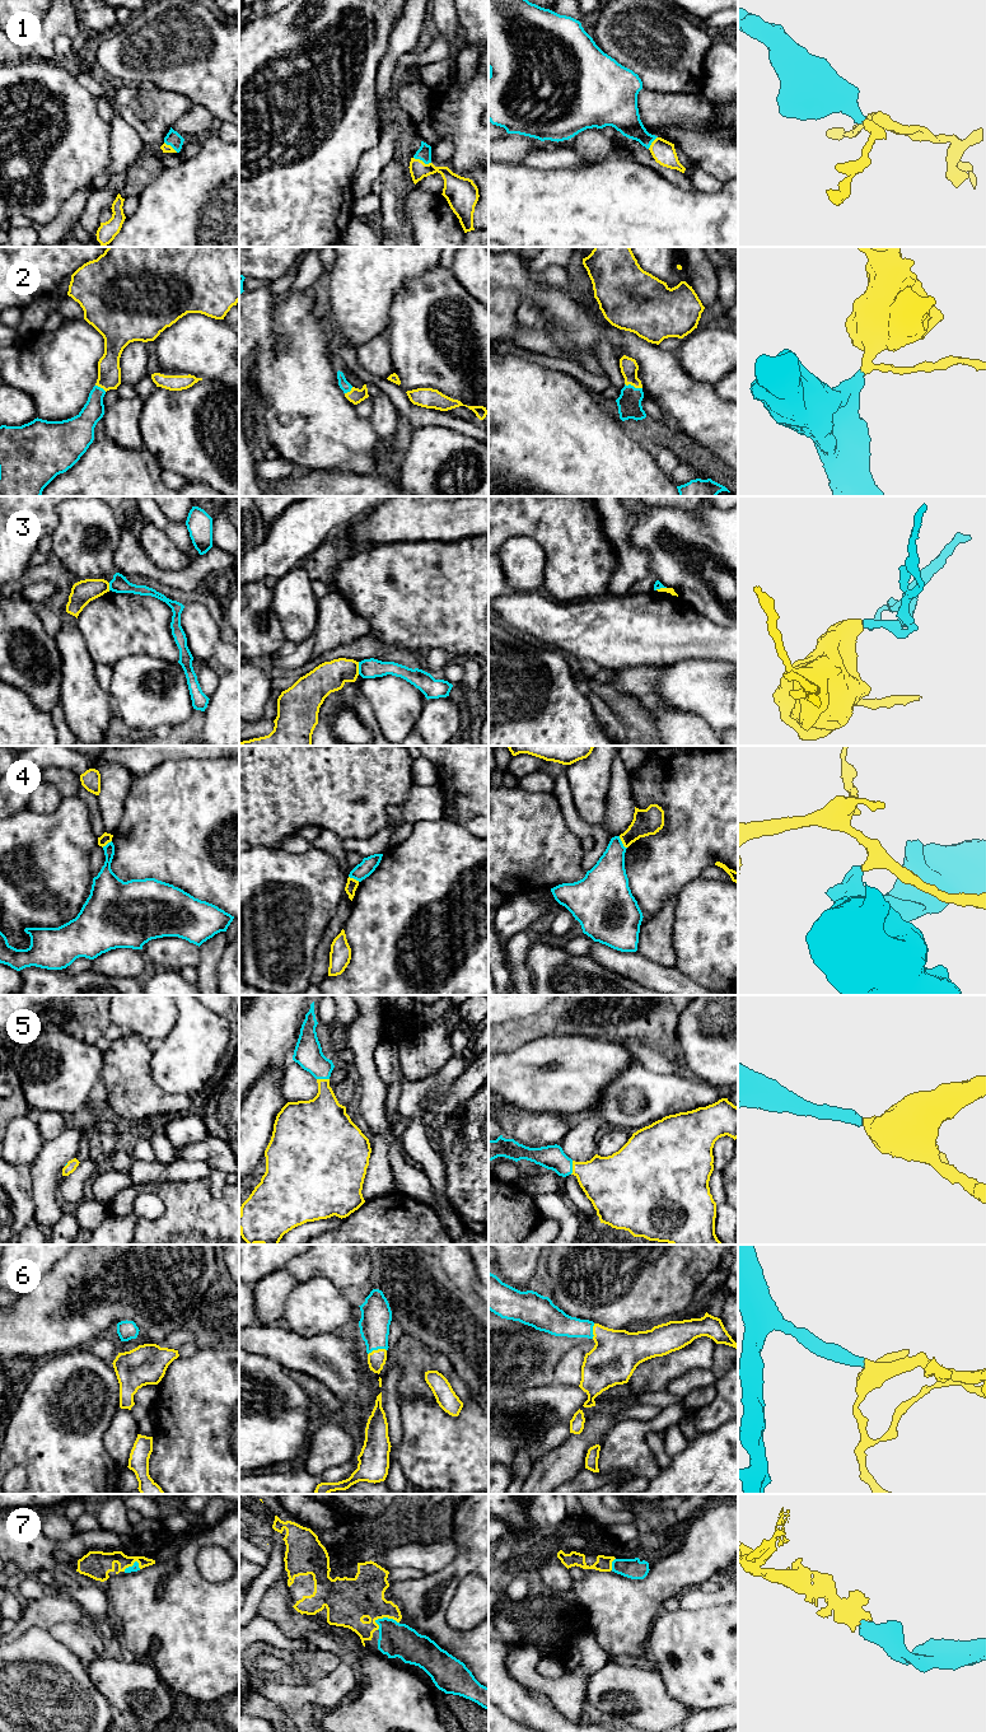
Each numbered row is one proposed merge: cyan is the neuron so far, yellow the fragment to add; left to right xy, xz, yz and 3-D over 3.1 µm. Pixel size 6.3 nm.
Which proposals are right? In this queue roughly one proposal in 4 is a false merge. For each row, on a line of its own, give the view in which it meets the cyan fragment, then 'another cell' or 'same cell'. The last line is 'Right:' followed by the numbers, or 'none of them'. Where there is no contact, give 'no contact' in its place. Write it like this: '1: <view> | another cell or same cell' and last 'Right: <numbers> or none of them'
1: xz | same cell
2: yz | same cell
3: xz | another cell
4: yz | another cell
5: yz | same cell
6: xz | same cell
7: xz | same cell
Right: 1, 2, 5, 6, 7

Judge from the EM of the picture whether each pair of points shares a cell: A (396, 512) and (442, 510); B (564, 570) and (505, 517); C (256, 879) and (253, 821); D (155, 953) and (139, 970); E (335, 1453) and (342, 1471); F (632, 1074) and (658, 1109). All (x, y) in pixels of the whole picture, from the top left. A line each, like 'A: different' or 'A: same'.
A: same
B: same
C: different
D: different
E: different
F: same

